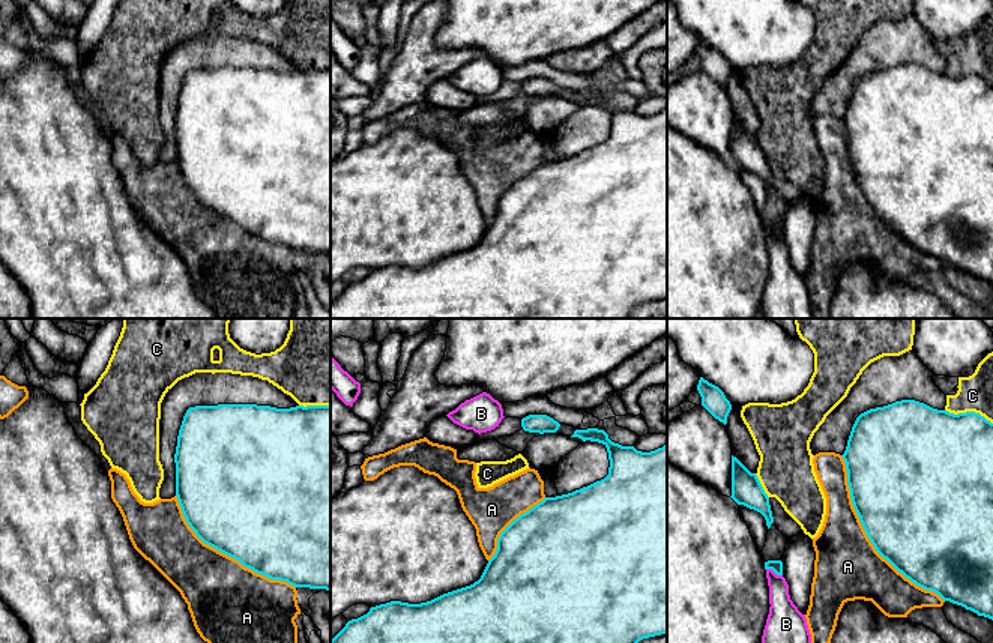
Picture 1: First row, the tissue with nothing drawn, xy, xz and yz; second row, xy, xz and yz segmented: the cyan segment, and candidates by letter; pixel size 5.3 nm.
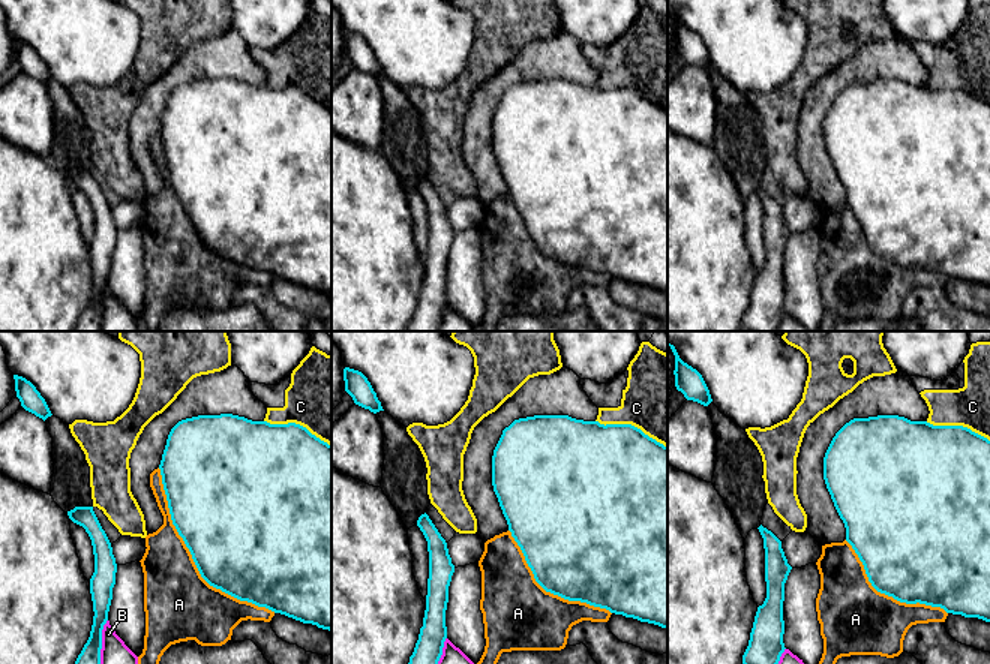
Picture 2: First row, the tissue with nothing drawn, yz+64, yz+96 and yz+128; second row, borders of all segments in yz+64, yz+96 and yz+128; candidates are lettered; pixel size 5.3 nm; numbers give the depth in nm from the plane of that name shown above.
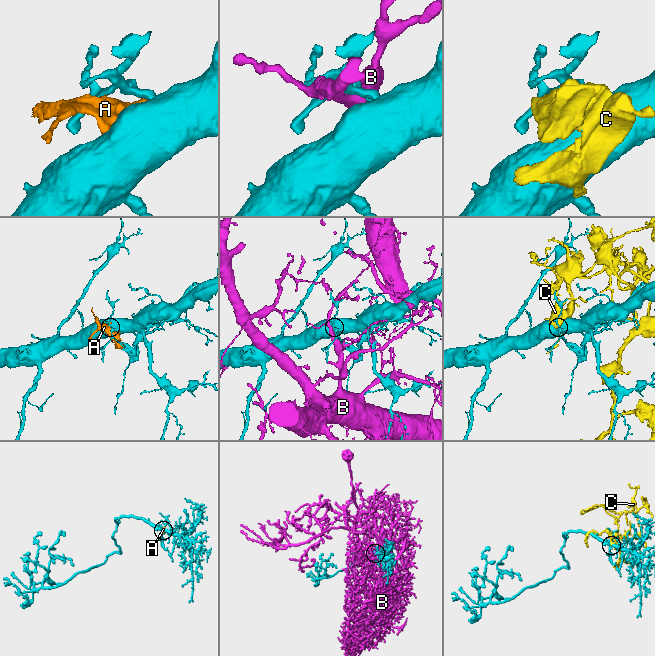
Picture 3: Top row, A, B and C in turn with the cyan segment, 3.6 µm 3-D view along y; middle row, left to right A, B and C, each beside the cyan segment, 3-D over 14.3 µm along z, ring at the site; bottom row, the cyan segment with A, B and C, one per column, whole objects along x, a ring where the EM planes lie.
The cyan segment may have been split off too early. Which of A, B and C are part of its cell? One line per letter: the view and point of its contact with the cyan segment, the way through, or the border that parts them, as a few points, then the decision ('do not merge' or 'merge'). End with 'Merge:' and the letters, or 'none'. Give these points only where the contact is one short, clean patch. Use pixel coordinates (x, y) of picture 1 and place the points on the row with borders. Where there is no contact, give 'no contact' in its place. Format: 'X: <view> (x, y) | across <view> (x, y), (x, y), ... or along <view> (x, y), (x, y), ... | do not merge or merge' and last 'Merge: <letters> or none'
A: yz (867, 535) | do not merge
B: yz (774, 571) | do not merge
C: yz (969, 412) | do not merge
Merge: none

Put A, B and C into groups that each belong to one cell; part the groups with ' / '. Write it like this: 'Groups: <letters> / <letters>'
Groups: A / B / C

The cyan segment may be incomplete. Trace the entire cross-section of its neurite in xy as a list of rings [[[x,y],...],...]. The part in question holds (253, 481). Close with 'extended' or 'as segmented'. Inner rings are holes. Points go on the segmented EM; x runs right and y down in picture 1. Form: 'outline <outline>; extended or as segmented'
outline [[[330,406],[189,407],[174,463],[179,505],[204,544],[270,580],[330,590]]]; as segmented

